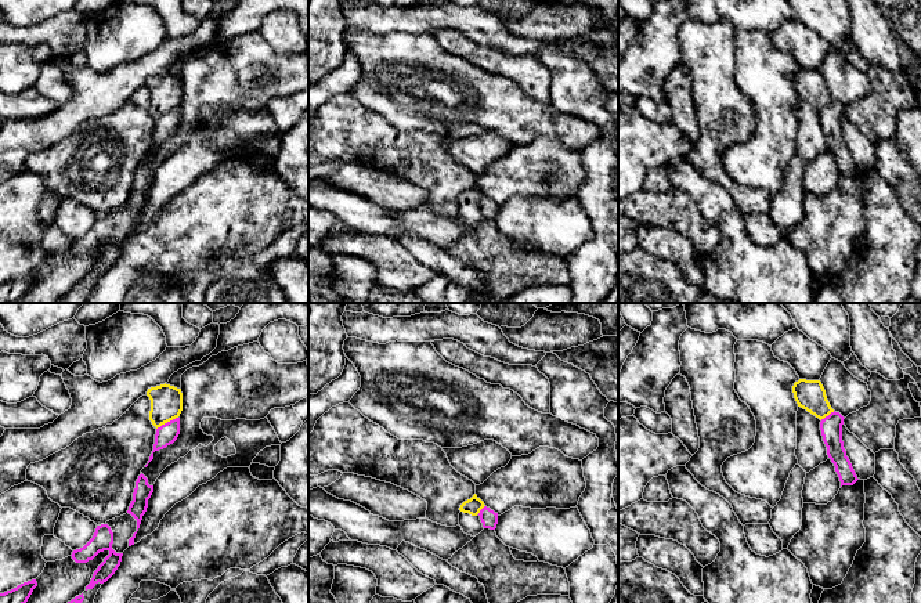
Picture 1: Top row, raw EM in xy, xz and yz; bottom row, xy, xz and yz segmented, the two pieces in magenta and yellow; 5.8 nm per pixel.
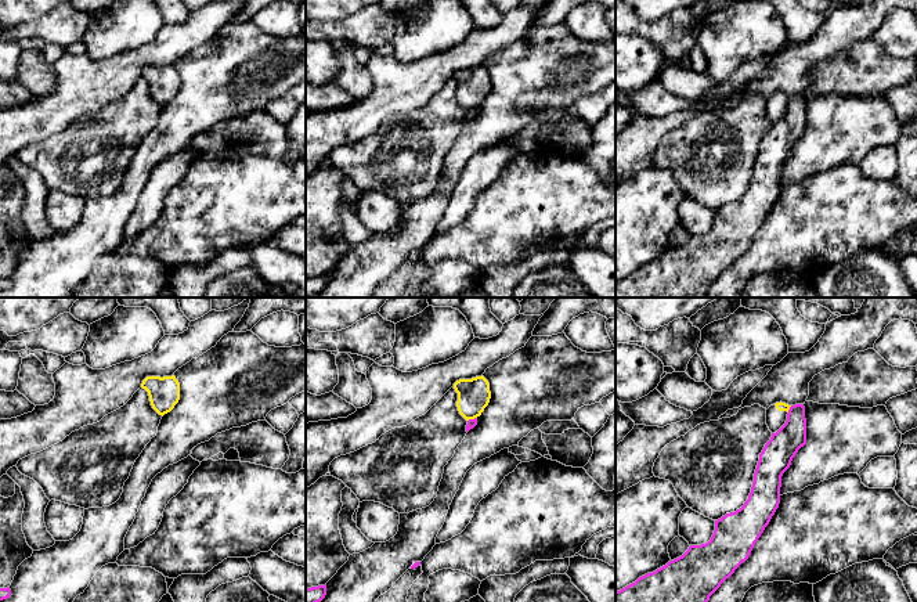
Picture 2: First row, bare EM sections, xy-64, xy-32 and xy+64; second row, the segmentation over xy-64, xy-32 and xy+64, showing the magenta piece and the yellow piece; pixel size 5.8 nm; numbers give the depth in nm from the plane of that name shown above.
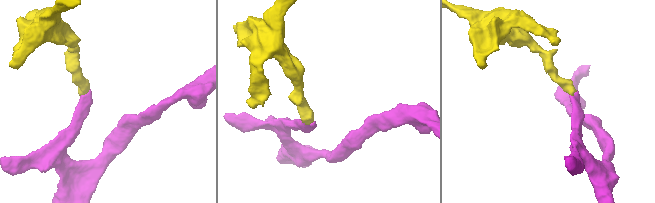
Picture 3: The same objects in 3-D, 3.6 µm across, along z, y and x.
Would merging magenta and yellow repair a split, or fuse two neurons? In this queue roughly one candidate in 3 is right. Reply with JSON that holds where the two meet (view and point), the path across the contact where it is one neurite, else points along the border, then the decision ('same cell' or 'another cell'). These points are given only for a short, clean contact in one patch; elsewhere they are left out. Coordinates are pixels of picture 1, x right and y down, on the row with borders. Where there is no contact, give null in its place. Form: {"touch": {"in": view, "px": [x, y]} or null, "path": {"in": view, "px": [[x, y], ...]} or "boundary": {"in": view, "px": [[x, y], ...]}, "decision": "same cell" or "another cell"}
{"touch": {"in": "xy", "px": [168, 422]}, "boundary": {"in": "xy", "px": [[177, 416], [156, 429]]}, "decision": "another cell"}

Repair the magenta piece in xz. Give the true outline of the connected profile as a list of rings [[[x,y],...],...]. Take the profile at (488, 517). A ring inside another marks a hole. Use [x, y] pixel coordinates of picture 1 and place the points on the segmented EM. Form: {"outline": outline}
{"outline": [[[484,506],[480,513],[480,520],[484,528],[495,530],[498,524],[498,513],[491,510],[490,508]]]}

